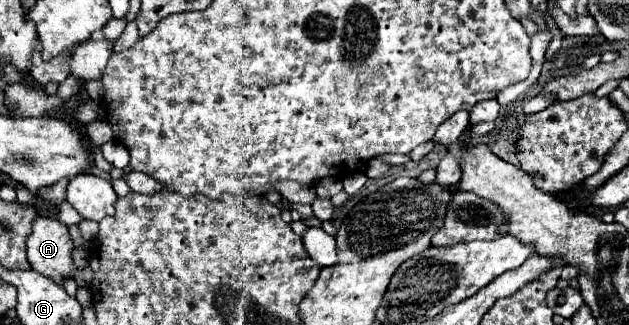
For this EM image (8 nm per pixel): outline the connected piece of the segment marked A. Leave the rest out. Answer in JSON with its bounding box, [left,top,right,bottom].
[27,216,93,286]

